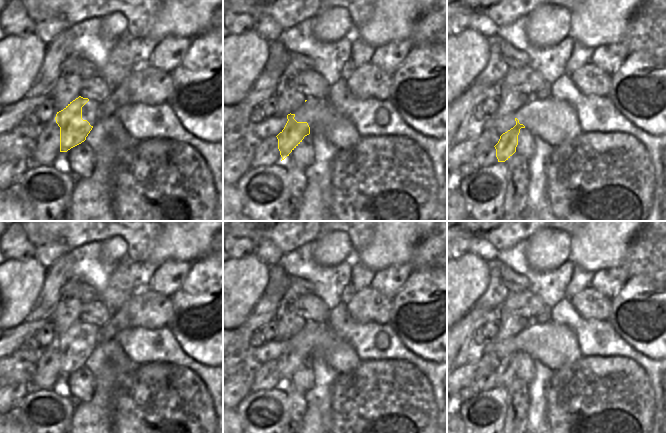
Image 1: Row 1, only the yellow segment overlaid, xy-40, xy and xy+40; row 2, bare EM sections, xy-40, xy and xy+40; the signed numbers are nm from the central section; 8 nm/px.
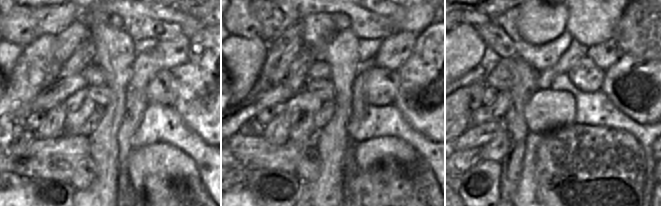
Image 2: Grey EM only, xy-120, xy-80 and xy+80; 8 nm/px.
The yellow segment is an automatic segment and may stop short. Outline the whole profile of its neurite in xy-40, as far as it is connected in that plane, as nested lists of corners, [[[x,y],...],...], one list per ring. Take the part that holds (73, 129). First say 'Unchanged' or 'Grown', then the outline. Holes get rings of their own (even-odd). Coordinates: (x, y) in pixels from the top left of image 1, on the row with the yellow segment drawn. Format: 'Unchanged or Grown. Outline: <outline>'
Unchanged. Outline: [[[79,96],[57,112],[55,120],[60,127],[60,152],[67,152],[84,142],[92,130],[93,126],[82,119],[82,107],[88,101],[88,98]]]

